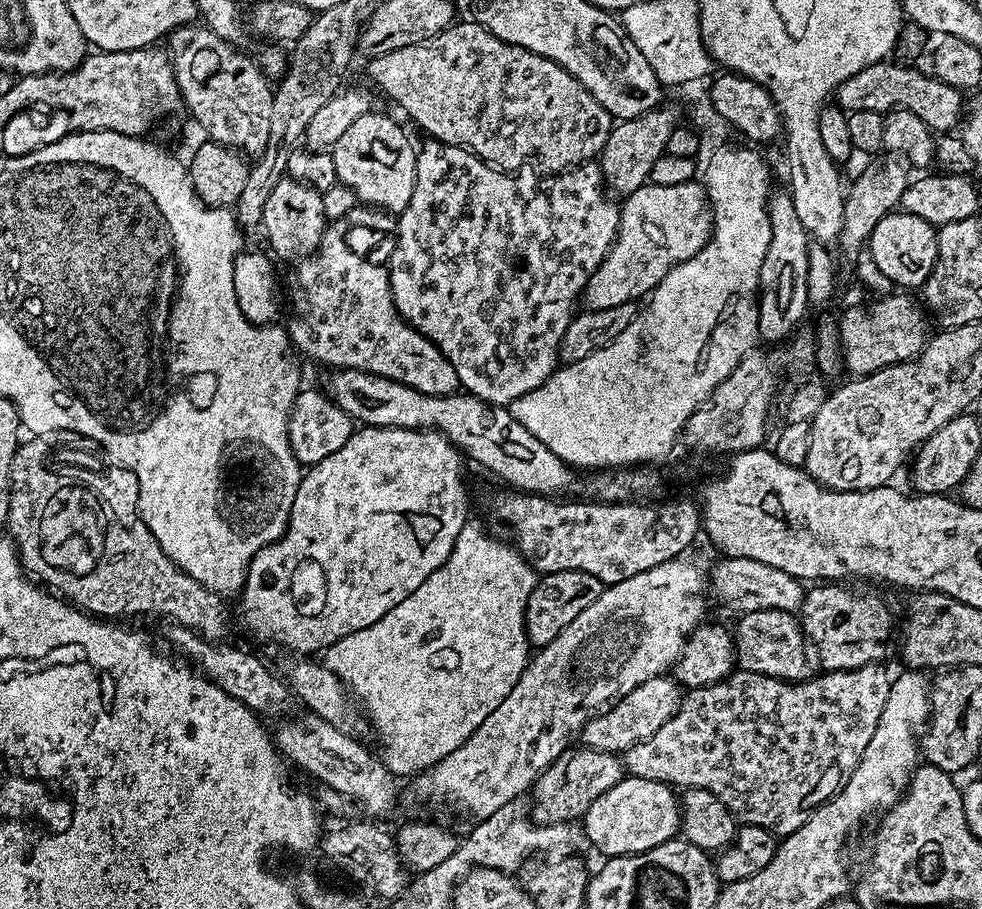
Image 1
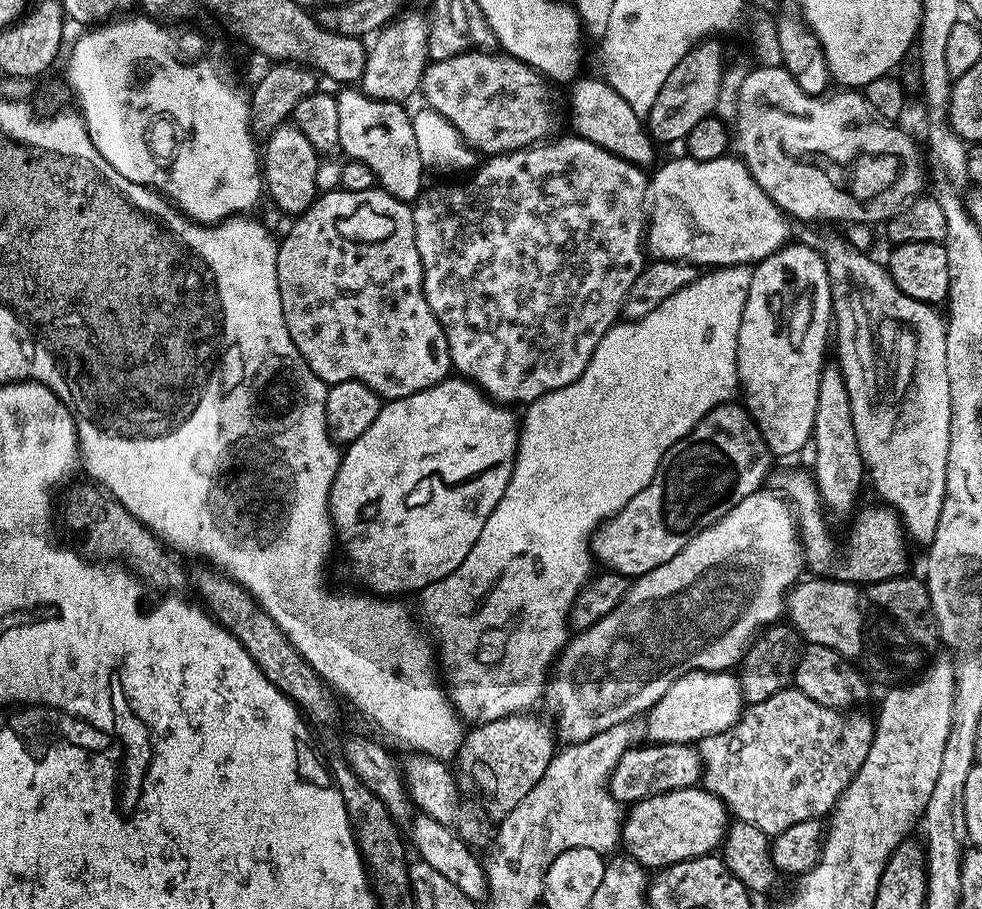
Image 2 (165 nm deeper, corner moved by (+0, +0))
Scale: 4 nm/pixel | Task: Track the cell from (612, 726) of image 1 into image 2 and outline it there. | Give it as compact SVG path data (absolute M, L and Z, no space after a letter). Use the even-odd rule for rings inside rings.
M731 671L688 672L675 680L657 704L648 709L646 736L657 744L696 744L710 734L730 730L745 707L744 691Z

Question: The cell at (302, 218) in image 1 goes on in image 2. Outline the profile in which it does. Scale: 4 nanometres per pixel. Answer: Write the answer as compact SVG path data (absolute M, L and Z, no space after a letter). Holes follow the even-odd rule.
M291 122L279 124L262 144L262 184L266 196L284 212L299 214L307 210L316 200L318 189L315 184L321 157L316 148L310 146L306 134Z

